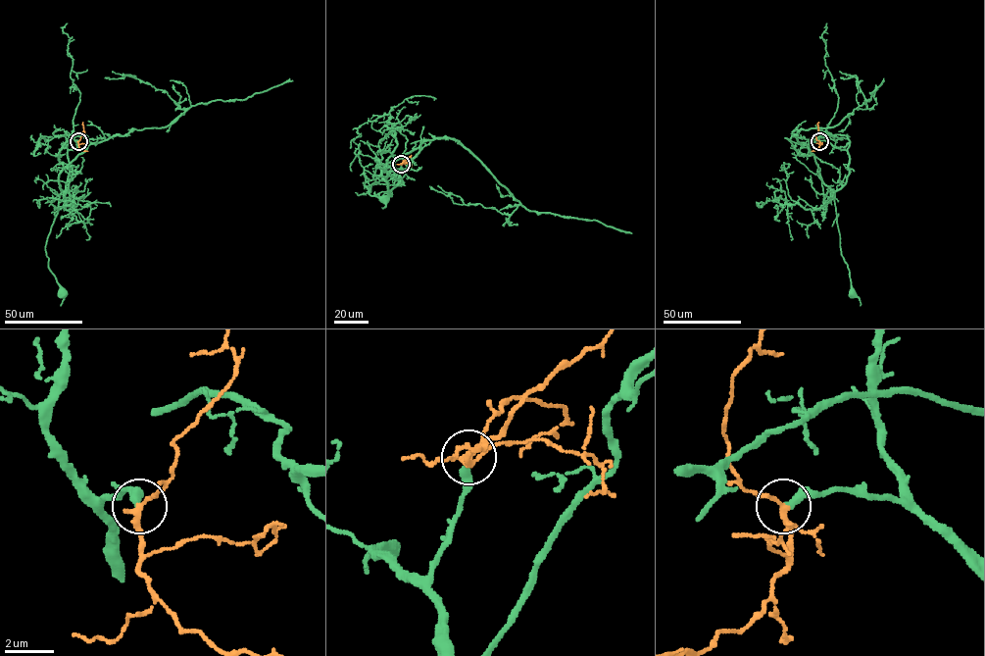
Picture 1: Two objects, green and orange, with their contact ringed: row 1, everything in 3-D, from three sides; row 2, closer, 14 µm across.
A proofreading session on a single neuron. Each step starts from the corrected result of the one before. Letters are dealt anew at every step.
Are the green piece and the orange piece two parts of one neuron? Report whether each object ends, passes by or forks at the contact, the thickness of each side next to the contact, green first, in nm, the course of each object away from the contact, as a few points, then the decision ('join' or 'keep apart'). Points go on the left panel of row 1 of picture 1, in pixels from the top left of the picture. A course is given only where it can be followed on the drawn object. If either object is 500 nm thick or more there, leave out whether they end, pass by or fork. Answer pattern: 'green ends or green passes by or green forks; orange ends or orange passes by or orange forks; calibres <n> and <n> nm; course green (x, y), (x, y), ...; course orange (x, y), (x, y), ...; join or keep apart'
green ends; orange passes by; calibres 340 and 220 nm; course green (78, 141), (76, 148), (68, 152), (70, 175), (45, 248), (48, 267), (62, 293); course orange (78, 141), (84, 133), (83, 123); join

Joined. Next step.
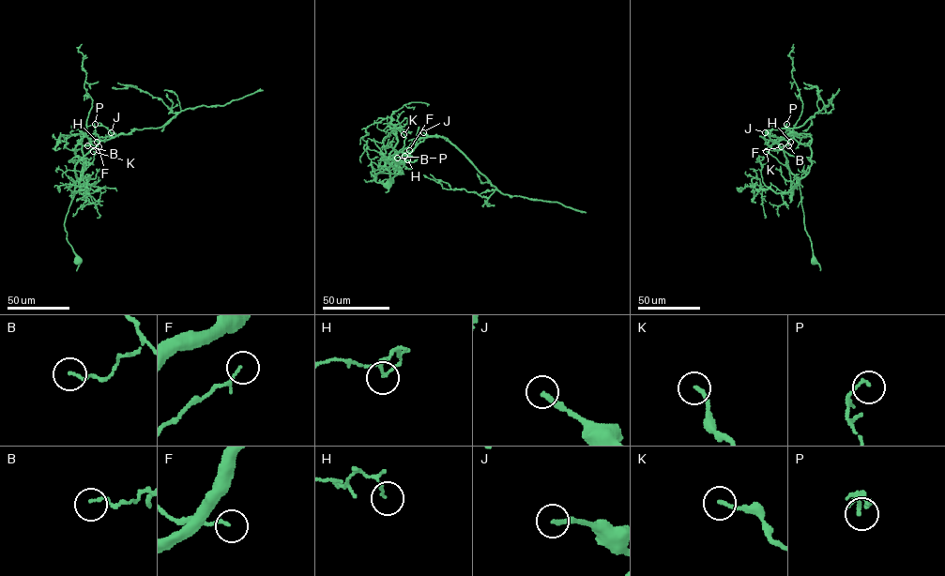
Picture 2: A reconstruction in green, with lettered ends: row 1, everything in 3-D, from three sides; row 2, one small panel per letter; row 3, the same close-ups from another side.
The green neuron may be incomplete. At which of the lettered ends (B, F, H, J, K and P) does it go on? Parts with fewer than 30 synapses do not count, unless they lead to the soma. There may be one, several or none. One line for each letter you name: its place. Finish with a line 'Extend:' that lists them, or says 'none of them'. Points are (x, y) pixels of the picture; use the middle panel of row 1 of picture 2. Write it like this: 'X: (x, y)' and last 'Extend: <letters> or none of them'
J: (423, 132)
K: (403, 134)
Extend: J, K

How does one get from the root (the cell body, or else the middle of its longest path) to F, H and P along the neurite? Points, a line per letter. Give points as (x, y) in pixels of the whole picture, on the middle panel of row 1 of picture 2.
F: (387, 185), (377, 183), (372, 174), (388, 171), (393, 182), (392, 178), (400, 171), (401, 158), (409, 150)
H: (387, 185), (377, 183), (372, 174), (388, 171), (393, 182), (400, 171), (401, 158), (407, 159)
P: (387, 185), (377, 183), (372, 174), (388, 171), (393, 182), (400, 171), (401, 157), (404, 156)

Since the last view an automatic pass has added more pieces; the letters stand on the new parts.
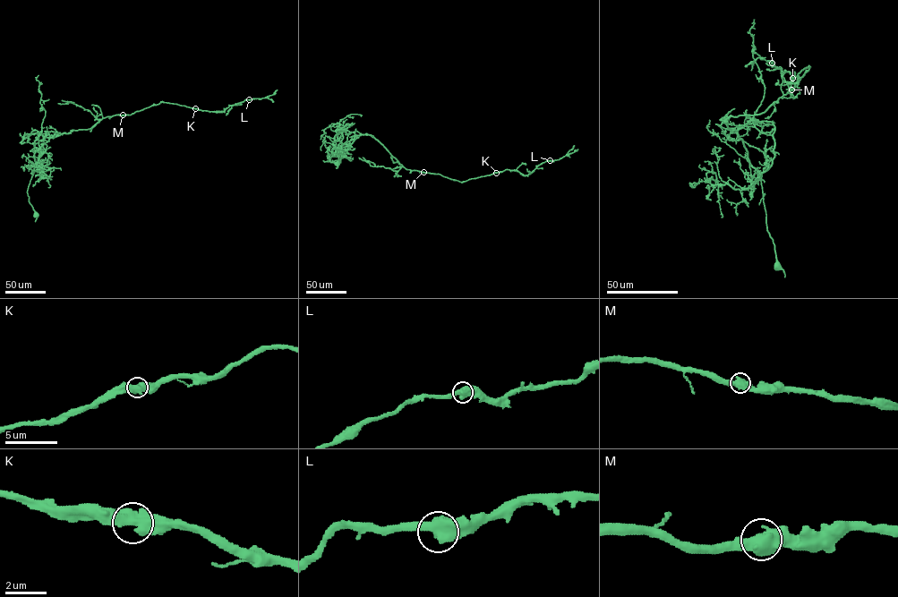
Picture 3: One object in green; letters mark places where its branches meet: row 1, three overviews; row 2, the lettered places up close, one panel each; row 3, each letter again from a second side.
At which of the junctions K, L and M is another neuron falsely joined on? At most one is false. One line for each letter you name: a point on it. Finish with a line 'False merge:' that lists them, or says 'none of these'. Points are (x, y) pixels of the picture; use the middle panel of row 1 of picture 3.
False merge: none of these

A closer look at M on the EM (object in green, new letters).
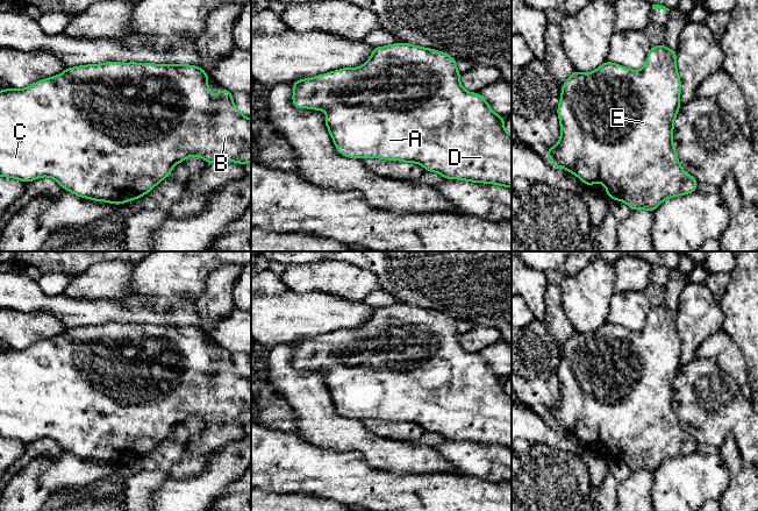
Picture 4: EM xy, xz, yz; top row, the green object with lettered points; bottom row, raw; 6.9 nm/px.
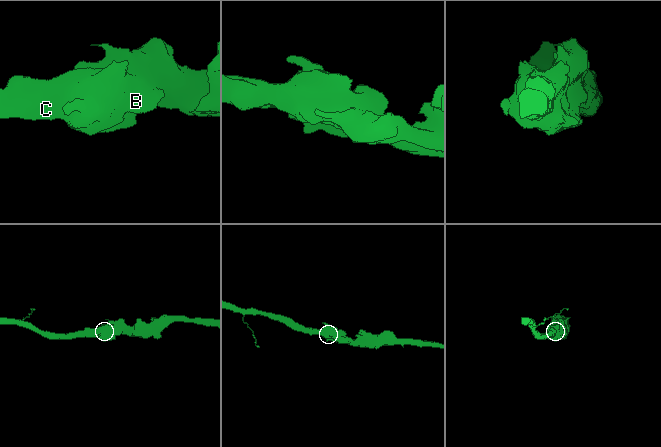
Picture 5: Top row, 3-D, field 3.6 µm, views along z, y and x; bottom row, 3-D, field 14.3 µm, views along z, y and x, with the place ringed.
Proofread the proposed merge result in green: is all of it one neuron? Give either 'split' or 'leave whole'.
leave whole

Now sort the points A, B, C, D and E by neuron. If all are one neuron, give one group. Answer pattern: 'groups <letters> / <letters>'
groups A B C D E

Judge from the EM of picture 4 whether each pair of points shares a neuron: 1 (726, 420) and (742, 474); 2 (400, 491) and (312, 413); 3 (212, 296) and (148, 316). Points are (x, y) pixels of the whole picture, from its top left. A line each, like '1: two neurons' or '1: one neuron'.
1: two neurons
2: two neurons
3: two neurons

